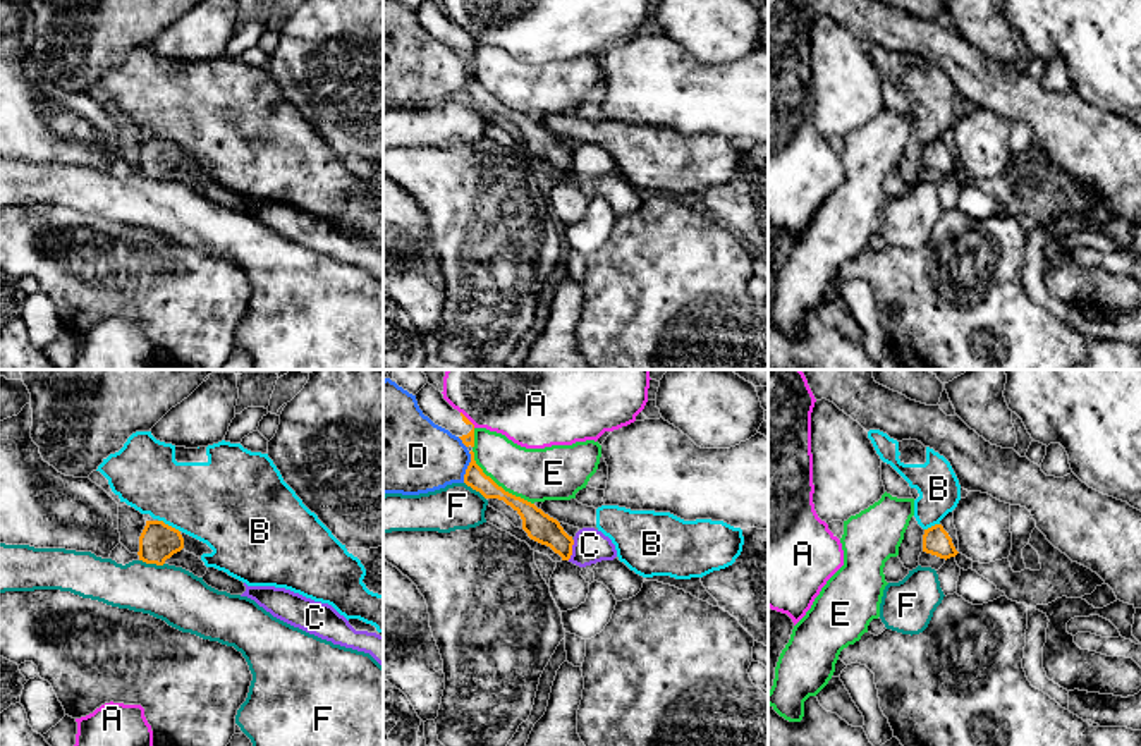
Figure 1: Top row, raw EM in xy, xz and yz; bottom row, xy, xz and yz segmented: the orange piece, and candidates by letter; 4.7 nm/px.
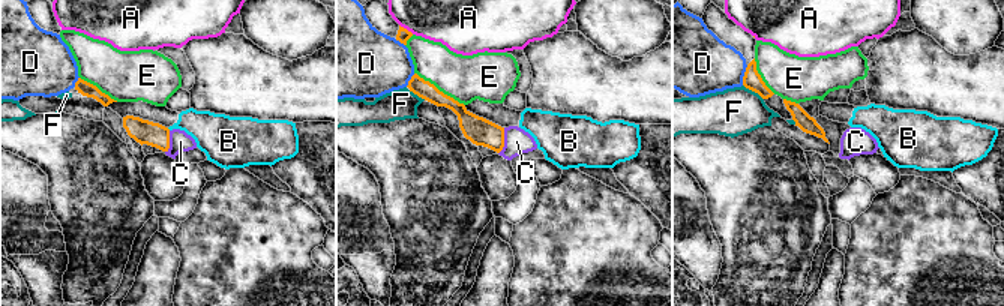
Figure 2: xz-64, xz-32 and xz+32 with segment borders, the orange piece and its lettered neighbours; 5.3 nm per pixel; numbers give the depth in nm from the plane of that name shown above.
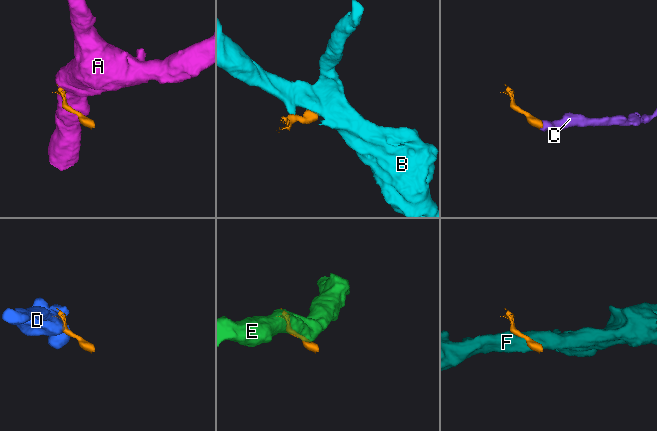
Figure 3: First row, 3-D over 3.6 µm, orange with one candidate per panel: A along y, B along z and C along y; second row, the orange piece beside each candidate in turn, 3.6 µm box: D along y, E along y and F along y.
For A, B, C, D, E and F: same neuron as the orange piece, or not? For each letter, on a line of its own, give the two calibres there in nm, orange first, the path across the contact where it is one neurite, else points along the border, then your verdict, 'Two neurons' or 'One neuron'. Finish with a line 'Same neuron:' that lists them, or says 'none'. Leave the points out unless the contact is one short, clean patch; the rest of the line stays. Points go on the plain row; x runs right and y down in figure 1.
A: Thickness 50 nm (orange) against 260 nm. Boundary: xz (461, 26), (475, 42). Two neurons
B: Thickness 180 nm (orange) against 380 nm. Two neurons
C: Thickness 140 nm (orange) against 160 nm. Boundary: xz (574, 155), (567, 174). Two neurons
D: Thickness 90 nm (orange) against 360 nm. Boundary: xz (469, 67), (463, 97). Two neurons
E: Thickness 120 nm (orange) against 260 nm. Two neurons
F: Thickness 180 nm (orange) against 260 nm. Boundary: xy (140, 174), (150, 179), (164, 179). Two neurons
Same neuron: none

